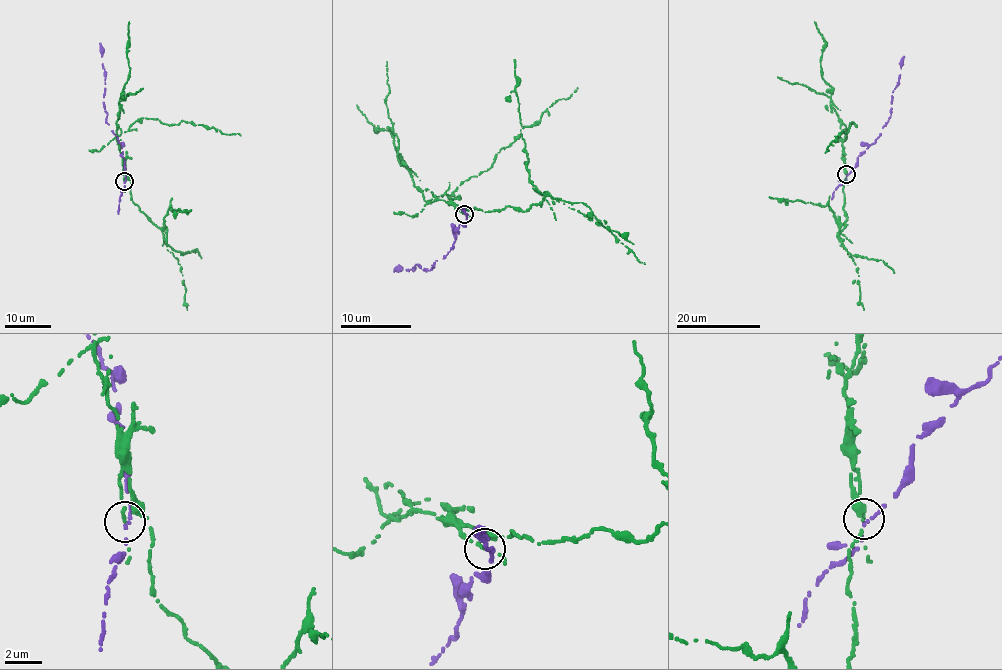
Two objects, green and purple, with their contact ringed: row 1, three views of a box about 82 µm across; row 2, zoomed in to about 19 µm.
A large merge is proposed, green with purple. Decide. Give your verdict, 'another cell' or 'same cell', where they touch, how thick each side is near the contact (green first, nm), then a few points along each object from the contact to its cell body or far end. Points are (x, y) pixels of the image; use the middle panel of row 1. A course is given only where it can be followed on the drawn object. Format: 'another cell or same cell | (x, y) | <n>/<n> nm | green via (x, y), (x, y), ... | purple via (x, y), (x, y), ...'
another cell | (464, 214) | 130/140 nm | green via (464, 213), (455, 206), (474, 207), (484, 212), (506, 207), (525, 211), (546, 196), (528, 181), (514, 60) | purple via (464, 213), (465, 223), (458, 224), (453, 246), (434, 261), (434, 268), (416, 264), (393, 271)

